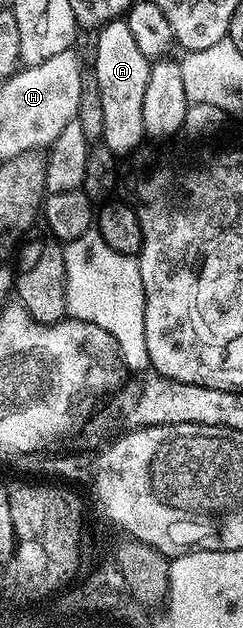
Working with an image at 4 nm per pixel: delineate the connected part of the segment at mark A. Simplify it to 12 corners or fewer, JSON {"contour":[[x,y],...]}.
{"contour":[[127,20],[95,34],[102,145],[123,159],[146,141],[150,58]]}

